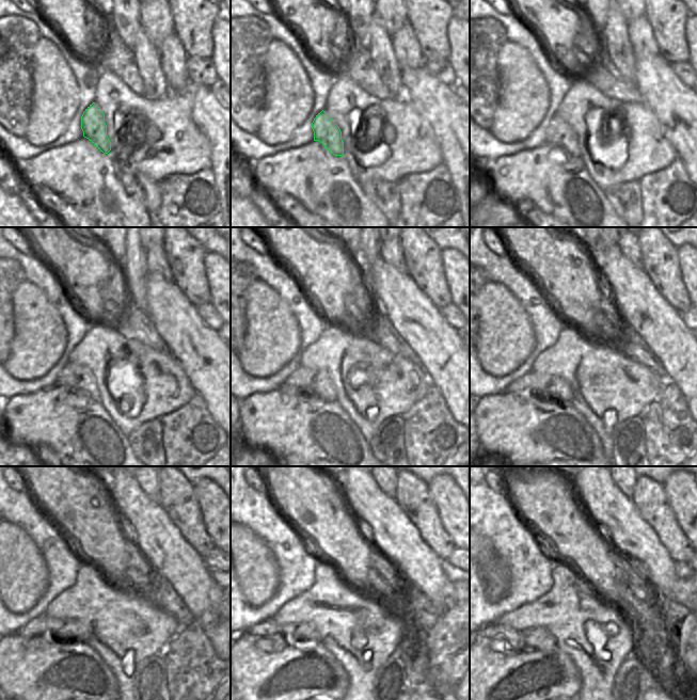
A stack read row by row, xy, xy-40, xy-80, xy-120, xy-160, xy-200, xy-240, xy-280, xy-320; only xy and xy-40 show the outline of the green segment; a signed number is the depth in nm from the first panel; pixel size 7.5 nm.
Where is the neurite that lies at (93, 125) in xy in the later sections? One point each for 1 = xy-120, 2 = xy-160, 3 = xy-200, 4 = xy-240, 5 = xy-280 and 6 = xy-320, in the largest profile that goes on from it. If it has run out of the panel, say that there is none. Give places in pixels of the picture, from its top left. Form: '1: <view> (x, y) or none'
1: xy-120 (76, 376)
2: xy-160 (318, 382)
3: xy-200 (551, 387)
4: xy-240 (69, 631)
5: xy-280 (306, 633)
6: xy-320 (535, 638)

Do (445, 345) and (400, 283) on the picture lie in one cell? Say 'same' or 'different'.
same

